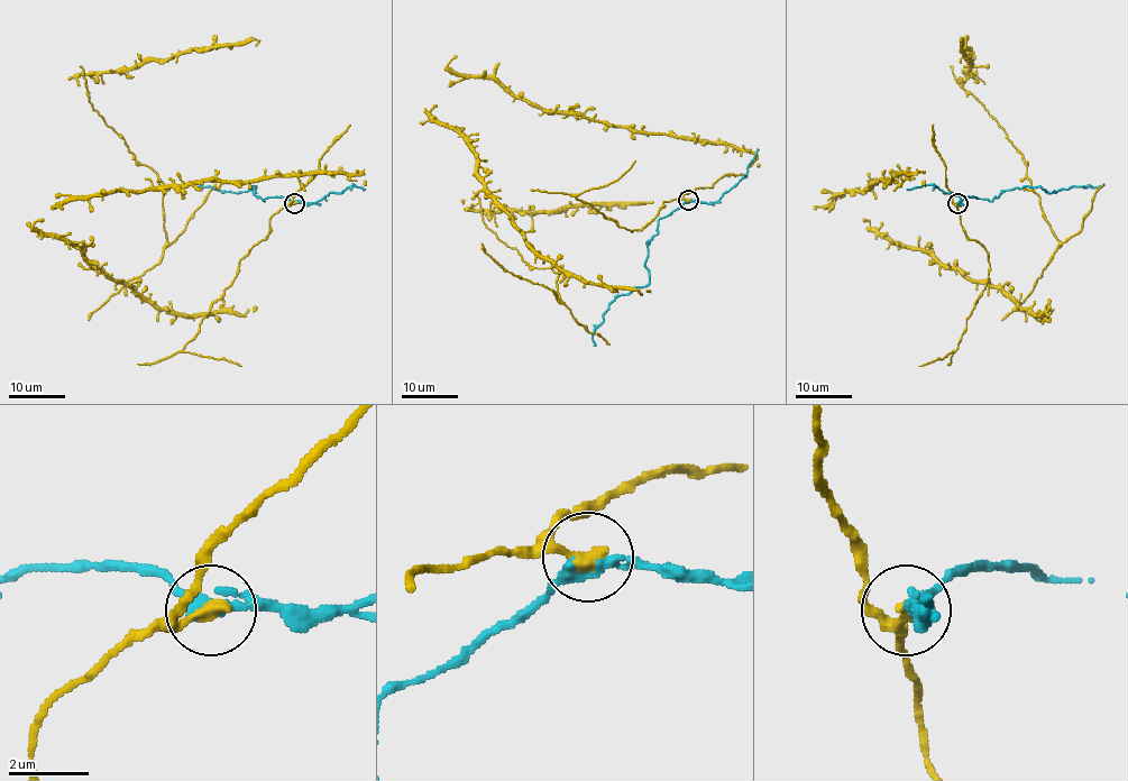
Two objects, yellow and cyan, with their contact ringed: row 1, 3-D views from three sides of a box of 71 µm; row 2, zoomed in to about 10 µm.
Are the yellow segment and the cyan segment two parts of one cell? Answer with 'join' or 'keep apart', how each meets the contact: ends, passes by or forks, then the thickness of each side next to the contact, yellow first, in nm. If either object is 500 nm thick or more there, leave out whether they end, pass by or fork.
keep apart; yellow ends there; cyan passes by; 340 nm thick on the yellow side, 320 nm on the other

